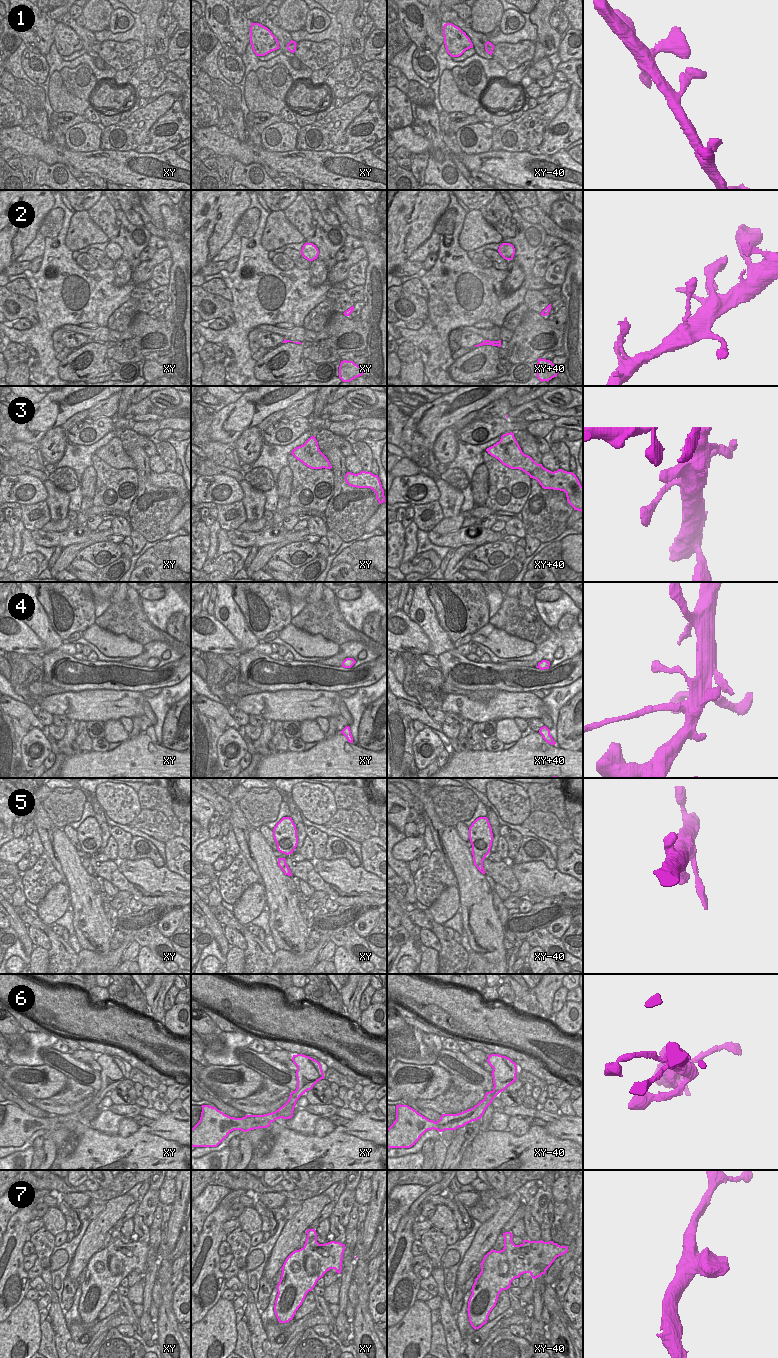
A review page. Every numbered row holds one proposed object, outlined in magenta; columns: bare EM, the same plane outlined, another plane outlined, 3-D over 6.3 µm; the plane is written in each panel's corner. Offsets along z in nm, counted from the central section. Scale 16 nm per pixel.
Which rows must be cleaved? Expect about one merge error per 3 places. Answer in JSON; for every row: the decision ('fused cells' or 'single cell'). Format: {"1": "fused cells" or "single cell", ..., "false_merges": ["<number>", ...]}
{"1": "single cell", "2": "single cell", "3": "single cell", "4": "fused cells", "5": "single cell", "6": "single cell", "7": "single cell", "false_merges": ["4"]}

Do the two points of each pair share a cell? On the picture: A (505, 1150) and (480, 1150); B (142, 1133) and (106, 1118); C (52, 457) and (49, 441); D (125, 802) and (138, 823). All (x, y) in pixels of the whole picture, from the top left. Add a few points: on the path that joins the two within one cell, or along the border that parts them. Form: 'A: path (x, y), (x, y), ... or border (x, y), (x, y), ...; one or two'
A: path (499, 1150), (486, 1150); one
B: border (94, 1129), (117, 1135); two
C: path (51, 453), (47, 448), (49, 445); one
D: border (141, 810), (127, 824); two

